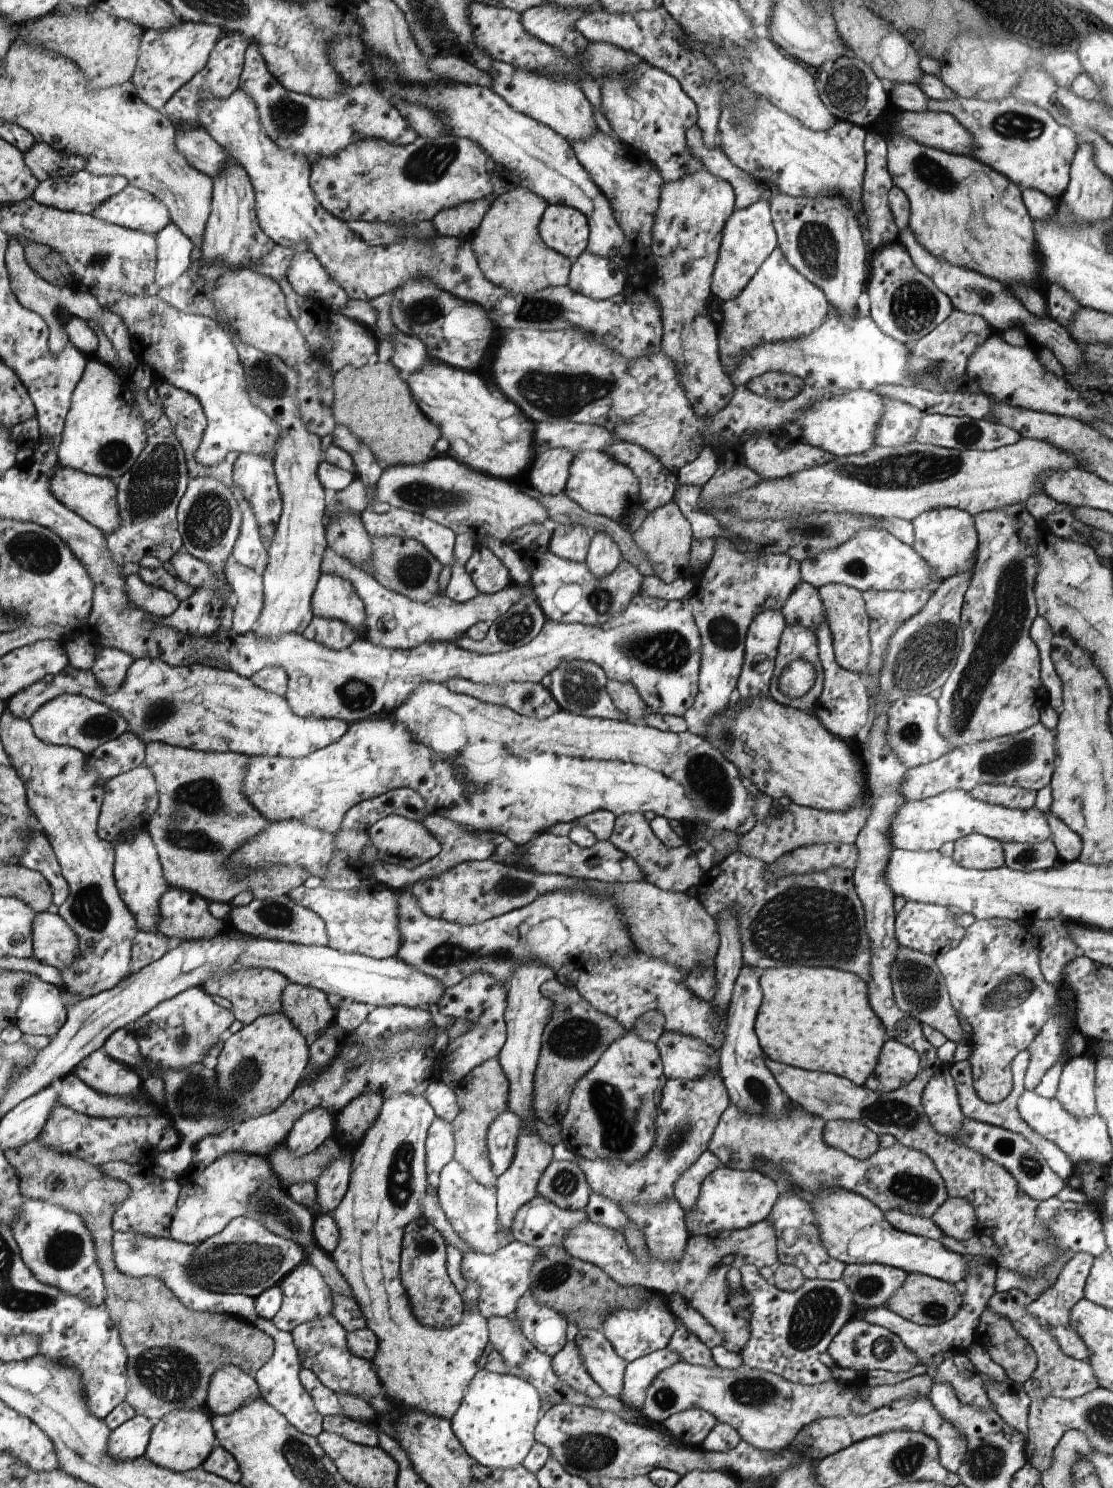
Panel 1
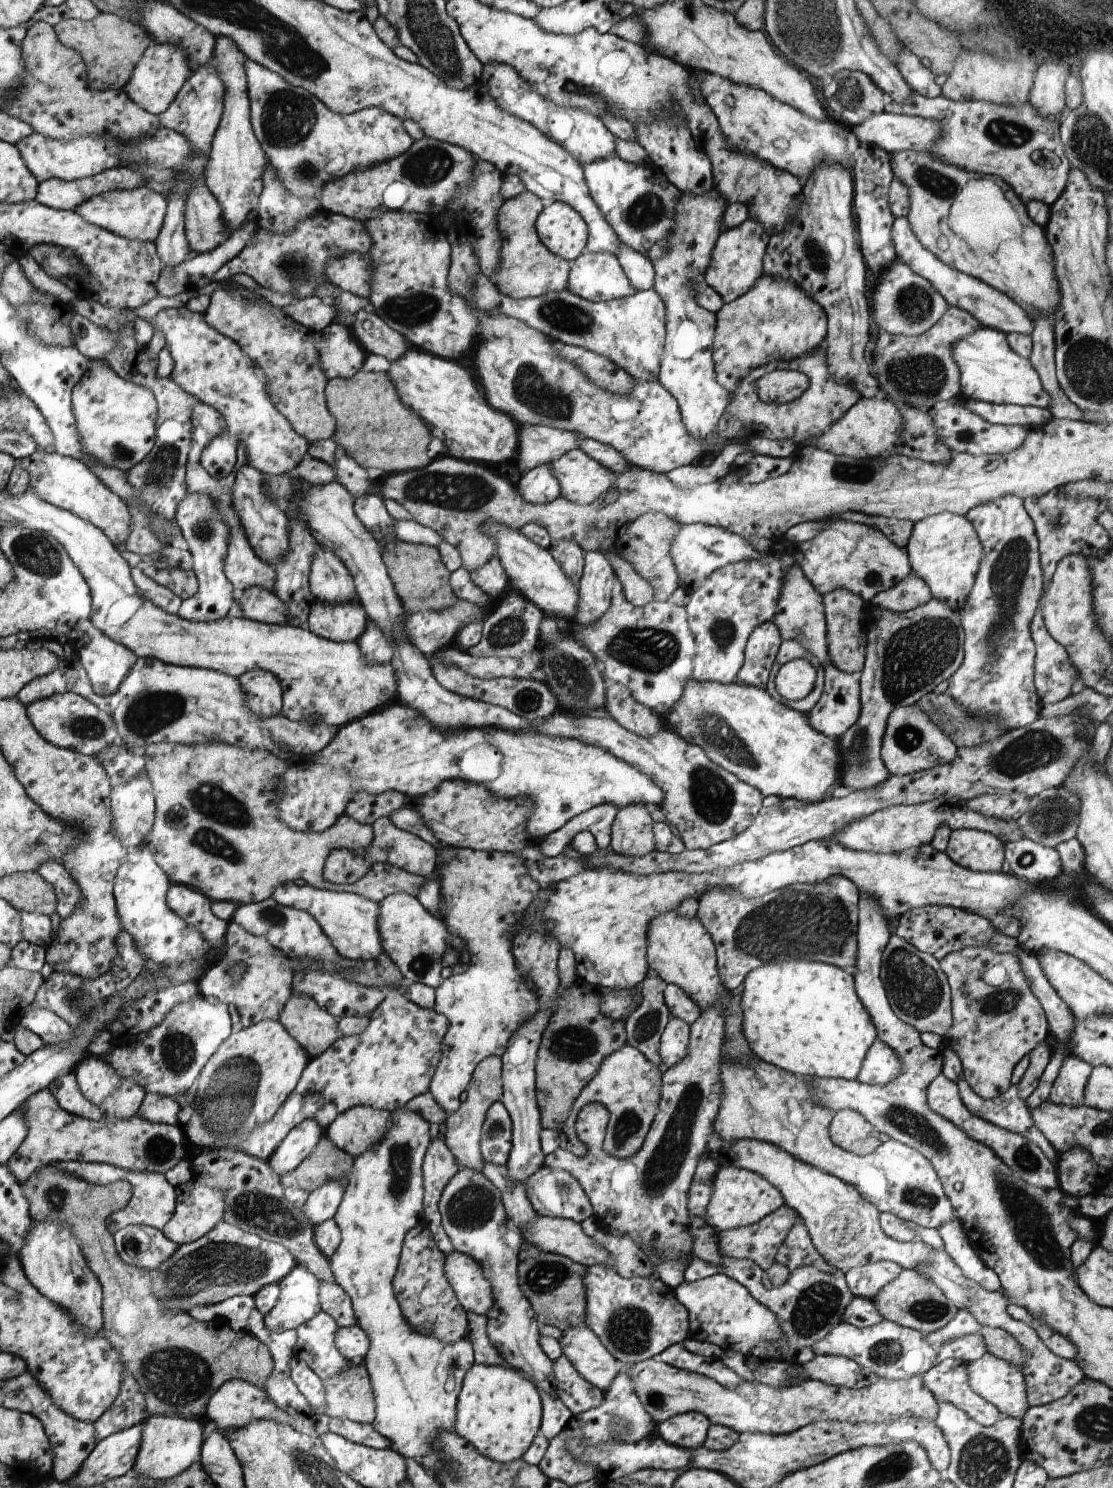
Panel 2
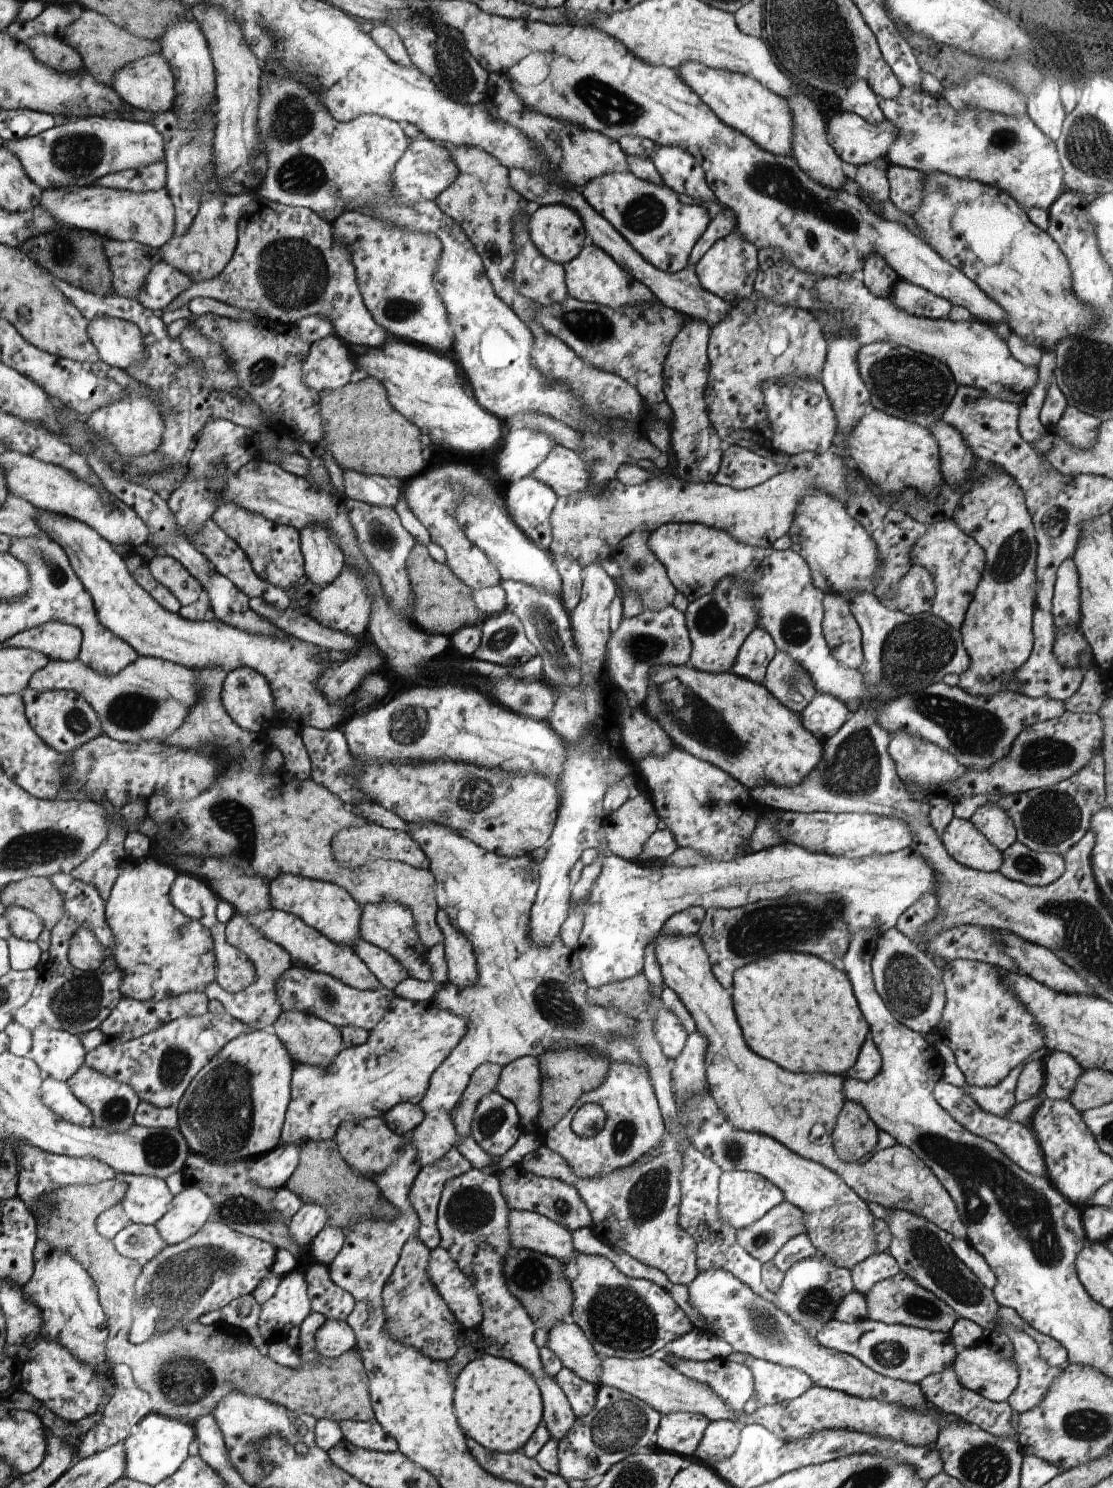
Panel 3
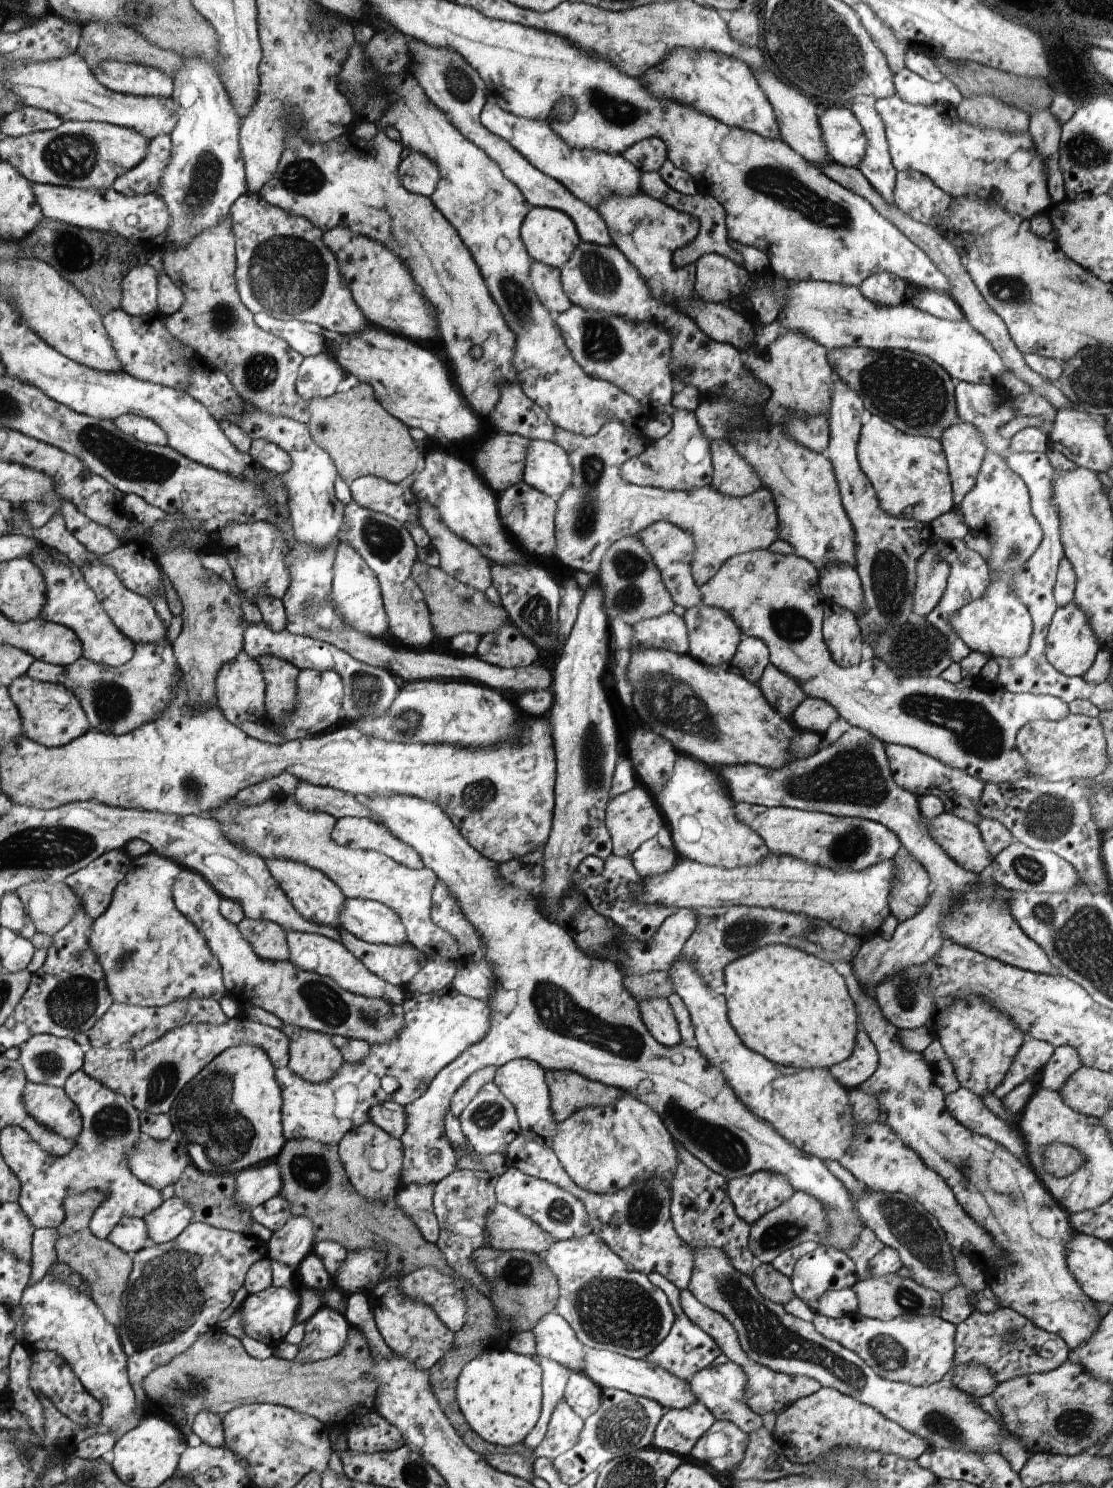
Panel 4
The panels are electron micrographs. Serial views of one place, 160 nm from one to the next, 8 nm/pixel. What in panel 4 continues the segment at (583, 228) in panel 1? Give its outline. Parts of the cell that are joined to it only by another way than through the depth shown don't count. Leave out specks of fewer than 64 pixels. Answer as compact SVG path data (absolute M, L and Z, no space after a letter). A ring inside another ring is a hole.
M533 207L524 217L524 222L520 226L520 239L528 247L529 256L536 263L558 269L569 260L572 250L579 242L579 235L572 219L560 210L549 207Z

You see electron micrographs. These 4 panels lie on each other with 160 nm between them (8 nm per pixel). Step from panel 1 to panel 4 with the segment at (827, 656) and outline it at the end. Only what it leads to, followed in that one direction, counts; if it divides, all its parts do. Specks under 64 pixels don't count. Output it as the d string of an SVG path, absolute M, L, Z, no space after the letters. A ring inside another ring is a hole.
M807 696L793 709L789 717L795 728L813 731L819 735L837 718L837 711L828 702Z

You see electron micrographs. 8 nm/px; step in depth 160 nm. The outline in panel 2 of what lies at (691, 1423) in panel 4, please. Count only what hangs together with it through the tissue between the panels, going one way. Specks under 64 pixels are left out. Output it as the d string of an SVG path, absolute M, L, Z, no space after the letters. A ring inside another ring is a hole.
M699 1413L669 1417L656 1426L655 1433L665 1442L684 1449L699 1449L705 1442L709 1421Z

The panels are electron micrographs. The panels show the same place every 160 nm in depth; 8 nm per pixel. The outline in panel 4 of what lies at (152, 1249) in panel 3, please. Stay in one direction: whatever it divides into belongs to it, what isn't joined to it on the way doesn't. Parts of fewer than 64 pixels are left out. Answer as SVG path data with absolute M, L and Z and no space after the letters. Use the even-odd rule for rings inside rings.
M132 1216L121 1217L106 1239L130 1256L154 1243L148 1237L143 1219Z

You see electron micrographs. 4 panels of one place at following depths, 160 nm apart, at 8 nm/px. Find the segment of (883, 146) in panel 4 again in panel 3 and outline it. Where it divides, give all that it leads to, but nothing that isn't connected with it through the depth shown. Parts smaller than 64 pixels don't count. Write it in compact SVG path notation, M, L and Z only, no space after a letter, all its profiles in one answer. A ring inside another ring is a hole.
M865 81L854 82L845 90L845 98L839 100L839 110L855 113L869 124L879 124L884 120L883 113L877 106L877 96Z

